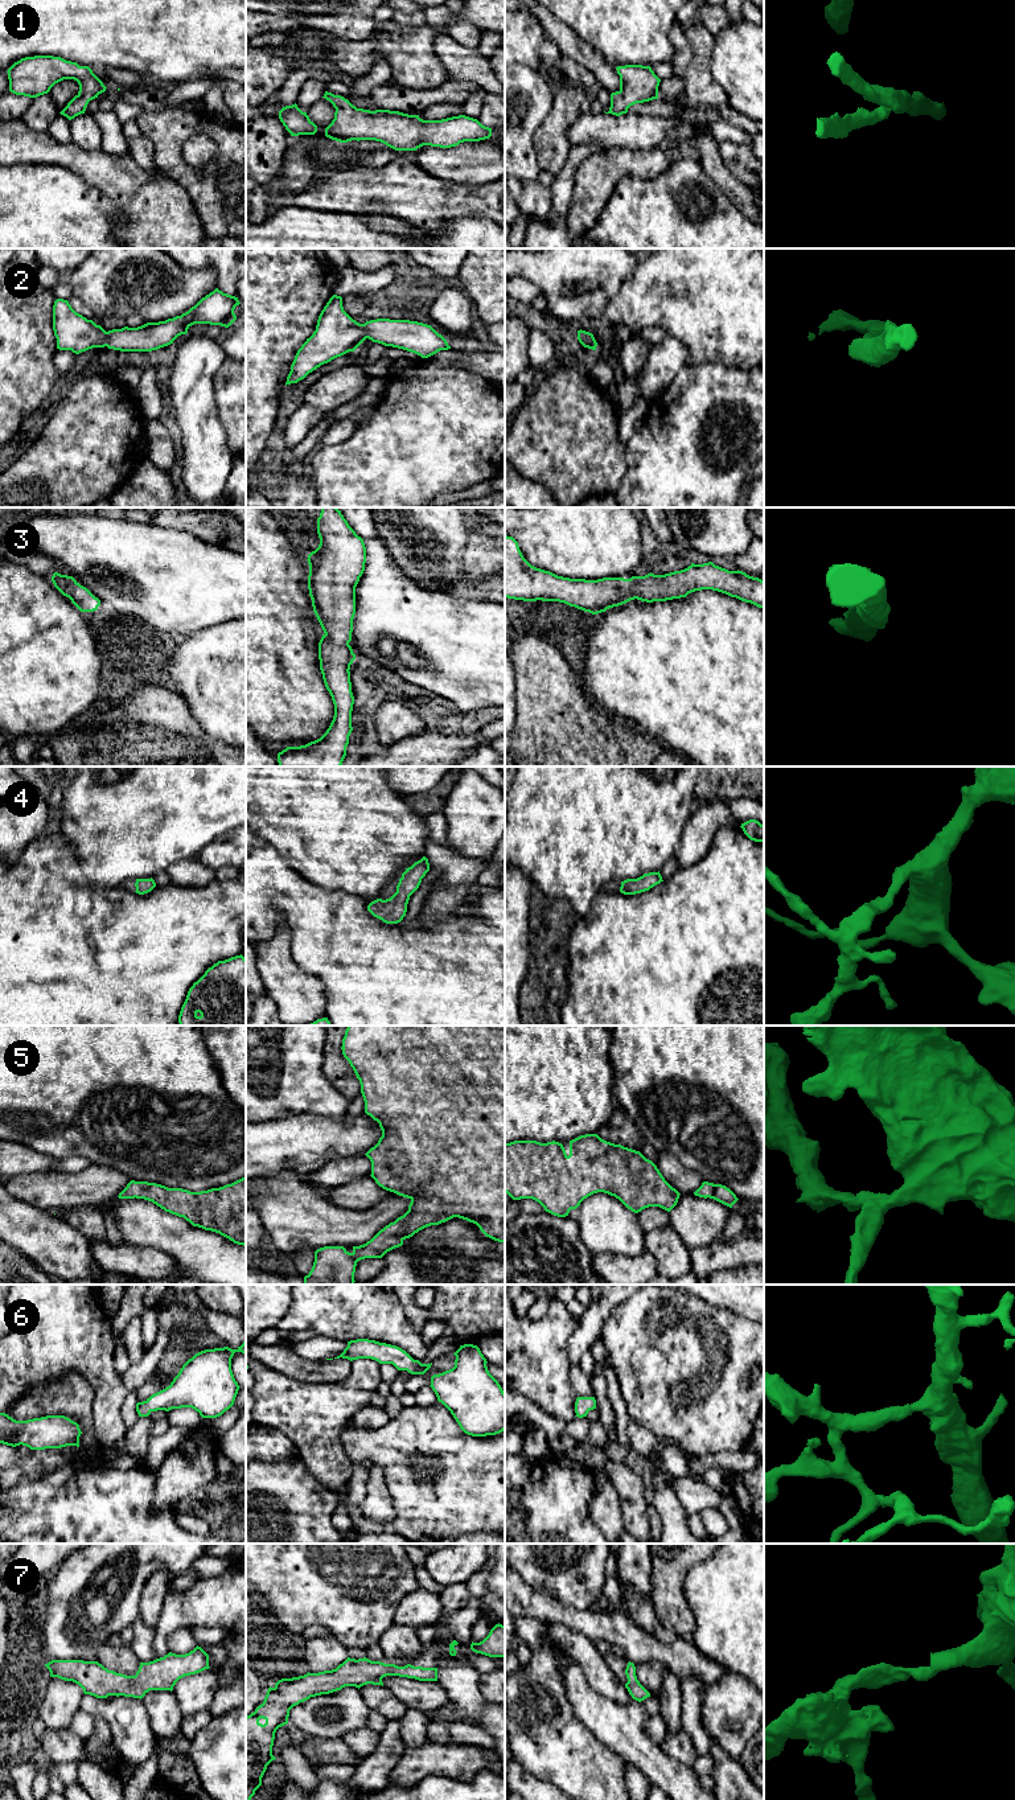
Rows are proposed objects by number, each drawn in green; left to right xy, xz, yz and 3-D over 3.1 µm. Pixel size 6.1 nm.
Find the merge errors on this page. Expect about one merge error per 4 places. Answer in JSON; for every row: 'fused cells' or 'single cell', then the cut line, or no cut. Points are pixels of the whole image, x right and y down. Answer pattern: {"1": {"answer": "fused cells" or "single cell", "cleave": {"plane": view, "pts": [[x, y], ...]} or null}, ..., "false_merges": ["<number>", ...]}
{"1": {"answer": "single cell", "cleave": null}, "2": {"answer": "single cell", "cleave": null}, "3": {"answer": "single cell", "cleave": null}, "4": {"answer": "single cell", "cleave": null}, "5": {"answer": "single cell", "cleave": null}, "6": {"answer": "single cell", "cleave": null}, "7": {"answer": "single cell", "cleave": null}, "false_merges": []}

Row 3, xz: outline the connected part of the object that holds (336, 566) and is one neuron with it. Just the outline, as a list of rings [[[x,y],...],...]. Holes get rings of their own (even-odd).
[[[321,507],[317,534],[320,544],[307,559],[308,589],[324,630],[319,659],[334,716],[320,739],[279,752],[279,767],[341,767],[353,731],[354,696],[349,670],[356,654],[349,642],[356,615],[356,587],[365,571],[366,547],[337,507]]]

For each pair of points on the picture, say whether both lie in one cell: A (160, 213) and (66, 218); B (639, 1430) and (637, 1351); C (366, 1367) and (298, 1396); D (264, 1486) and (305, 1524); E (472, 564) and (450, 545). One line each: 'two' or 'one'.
A: two
B: two
C: one
D: one
E: one

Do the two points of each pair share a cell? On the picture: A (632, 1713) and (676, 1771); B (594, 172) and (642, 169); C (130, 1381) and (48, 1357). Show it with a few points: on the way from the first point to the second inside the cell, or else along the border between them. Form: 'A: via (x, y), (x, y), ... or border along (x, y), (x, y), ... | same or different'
A: via (632, 1730), (632, 1737), (658, 1763) | same
B: via (605, 168), (631, 168) | same
C: border along (119, 1376), (128, 1392) | different

